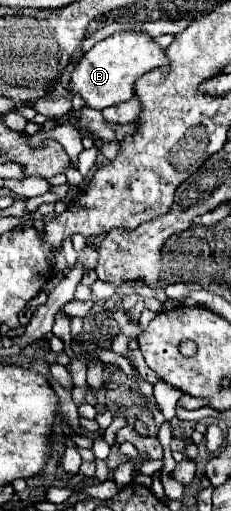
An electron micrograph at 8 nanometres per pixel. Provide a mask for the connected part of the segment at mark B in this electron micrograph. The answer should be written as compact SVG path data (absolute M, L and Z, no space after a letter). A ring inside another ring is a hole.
M120 30L114 36L98 42L88 54L82 56L70 88L74 94L80 94L84 102L94 110L104 110L106 106L126 102L134 96L134 82L152 68L168 64L164 48L154 42L144 30Z

